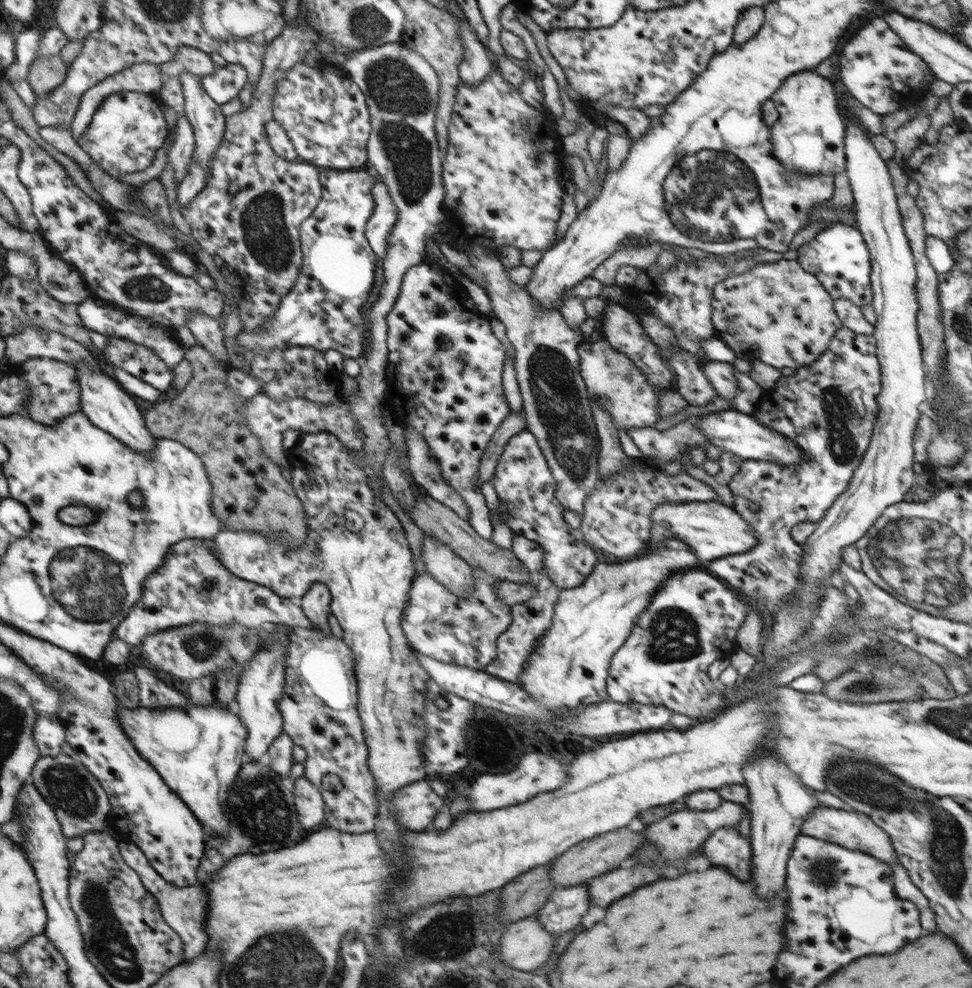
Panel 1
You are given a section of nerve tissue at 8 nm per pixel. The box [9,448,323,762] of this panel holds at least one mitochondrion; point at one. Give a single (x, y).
(89, 581)

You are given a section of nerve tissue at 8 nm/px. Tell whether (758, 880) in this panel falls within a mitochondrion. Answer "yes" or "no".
no

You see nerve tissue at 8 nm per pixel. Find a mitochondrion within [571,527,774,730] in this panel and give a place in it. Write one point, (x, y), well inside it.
(673, 636)

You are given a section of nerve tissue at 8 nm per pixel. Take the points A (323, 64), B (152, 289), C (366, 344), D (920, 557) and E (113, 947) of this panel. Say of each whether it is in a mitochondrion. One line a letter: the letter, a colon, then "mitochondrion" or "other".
A: other
B: mitochondrion
C: other
D: mitochondrion
E: mitochondrion

